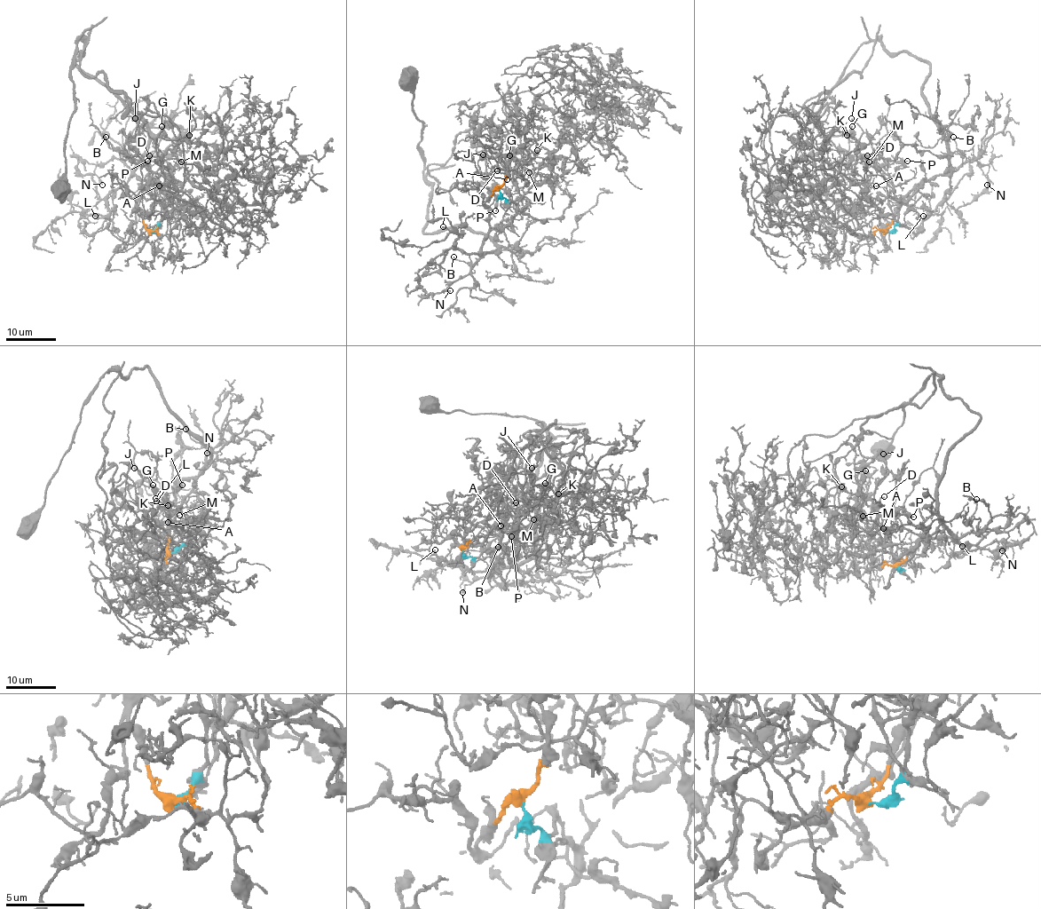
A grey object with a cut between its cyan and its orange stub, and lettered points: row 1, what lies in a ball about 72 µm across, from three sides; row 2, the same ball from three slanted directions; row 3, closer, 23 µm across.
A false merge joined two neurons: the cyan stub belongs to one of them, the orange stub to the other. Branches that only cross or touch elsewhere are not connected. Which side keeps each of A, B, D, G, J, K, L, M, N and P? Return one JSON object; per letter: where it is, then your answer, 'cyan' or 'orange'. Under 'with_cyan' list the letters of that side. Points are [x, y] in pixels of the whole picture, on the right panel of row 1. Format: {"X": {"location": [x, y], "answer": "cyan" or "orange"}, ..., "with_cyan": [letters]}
{"A": {"location": [876, 185], "answer": "cyan"}, "B": {"location": [953, 137], "answer": "orange"}, "D": {"location": [867, 155], "answer": "cyan"}, "G": {"location": [852, 126], "answer": "cyan"}, "J": {"location": [851, 118], "answer": "cyan"}, "K": {"location": [847, 135], "answer": "cyan"}, "L": {"location": [923, 216], "answer": "orange"}, "M": {"location": [869, 162], "answer": "cyan"}, "N": {"location": [987, 185], "answer": "orange"}, "P": {"location": [907, 161], "answer": "cyan"}, "with_cyan": ["A", "D", "G", "J", "K", "M", "P"]}

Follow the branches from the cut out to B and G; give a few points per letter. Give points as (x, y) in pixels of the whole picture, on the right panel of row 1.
B: (886, 232), (895, 209), (908, 193), (925, 181), (938, 175), (950, 174), (966, 161), (953, 137)
G: (886, 232), (895, 219), (887, 198), (887, 180), (866, 133), (849, 142), (852, 171), (852, 125)

